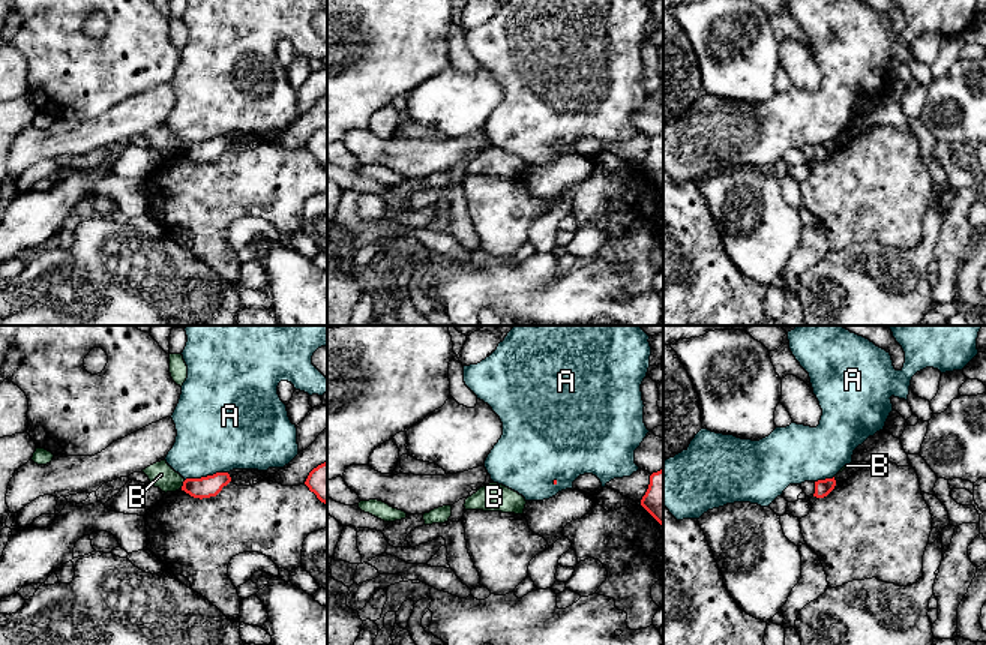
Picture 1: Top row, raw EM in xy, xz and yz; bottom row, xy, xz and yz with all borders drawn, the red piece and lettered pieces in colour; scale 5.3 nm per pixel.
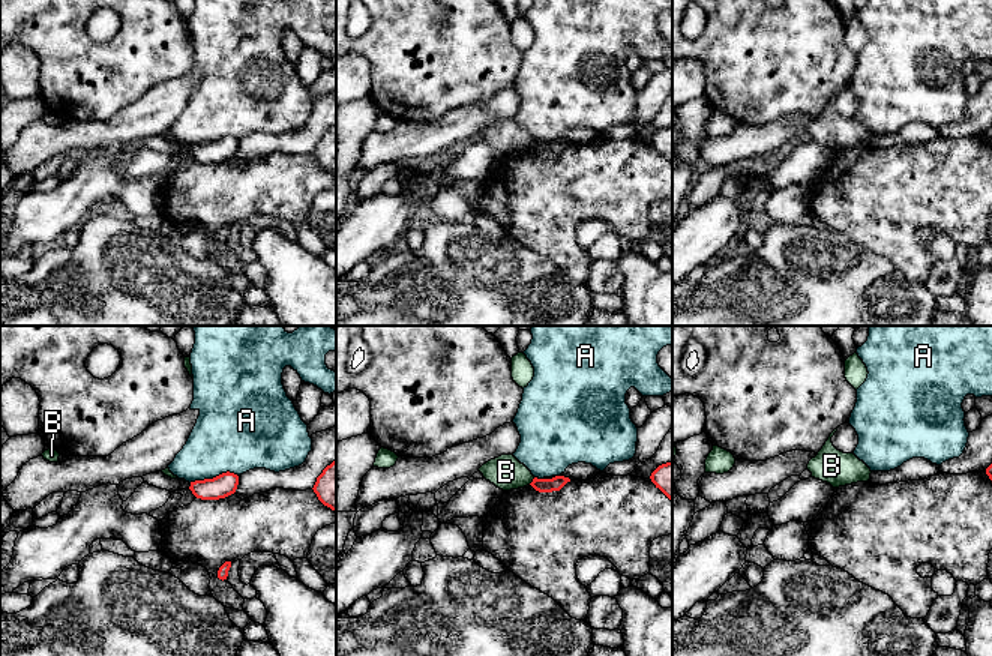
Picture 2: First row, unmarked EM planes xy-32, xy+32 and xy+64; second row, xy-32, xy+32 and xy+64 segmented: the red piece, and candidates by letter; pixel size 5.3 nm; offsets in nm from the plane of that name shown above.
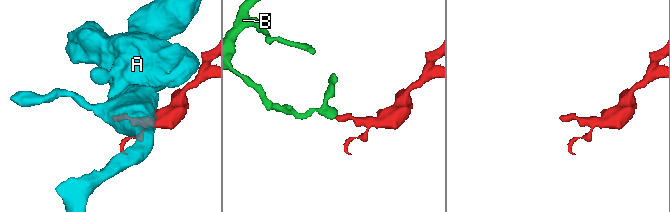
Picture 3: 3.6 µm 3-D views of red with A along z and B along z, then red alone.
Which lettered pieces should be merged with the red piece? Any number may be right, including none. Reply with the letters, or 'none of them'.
none of them

